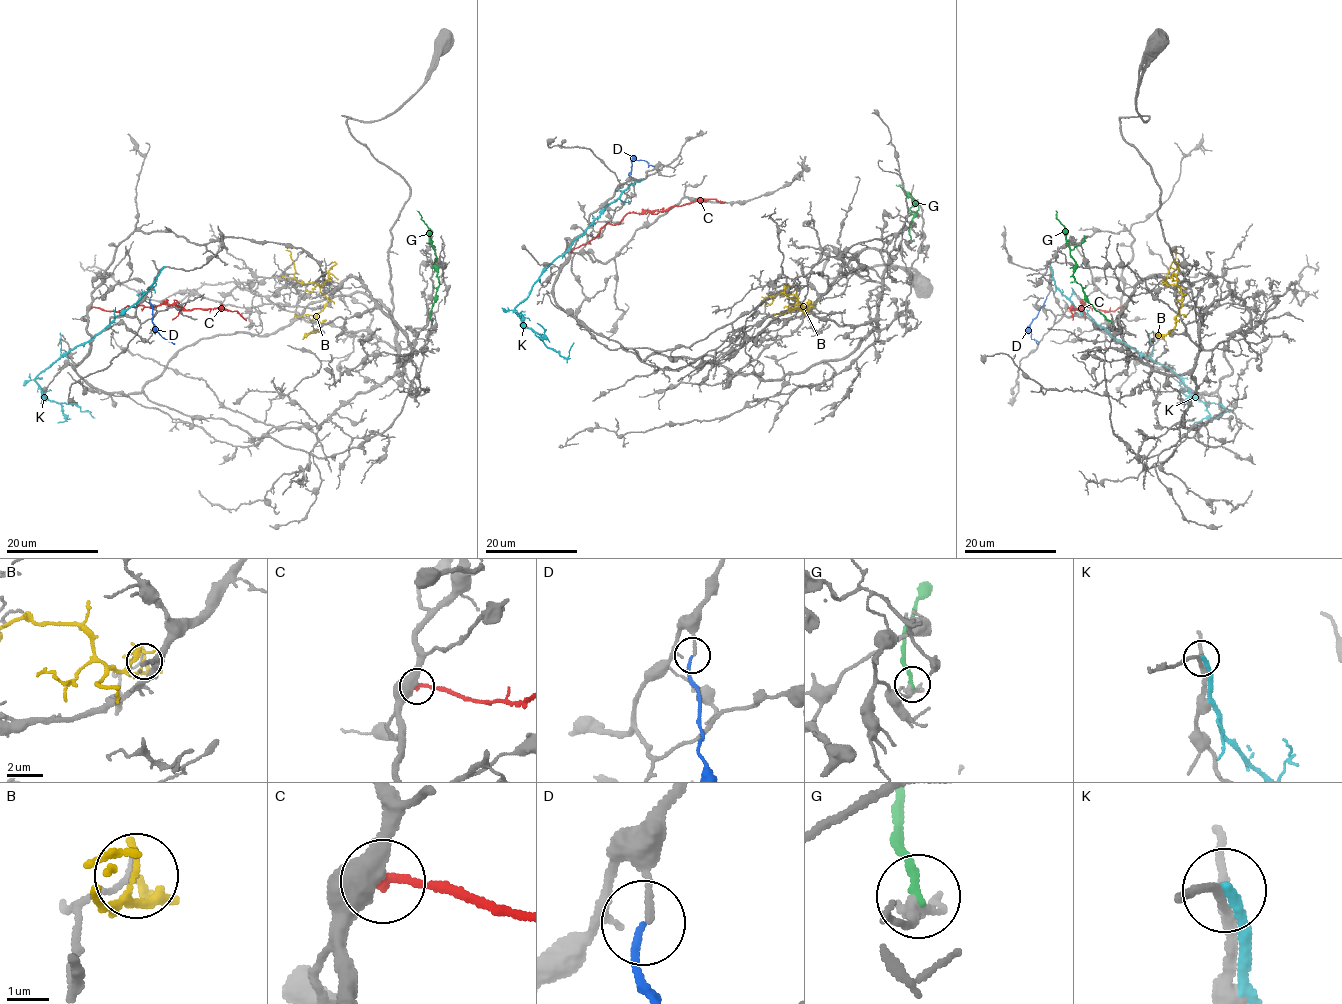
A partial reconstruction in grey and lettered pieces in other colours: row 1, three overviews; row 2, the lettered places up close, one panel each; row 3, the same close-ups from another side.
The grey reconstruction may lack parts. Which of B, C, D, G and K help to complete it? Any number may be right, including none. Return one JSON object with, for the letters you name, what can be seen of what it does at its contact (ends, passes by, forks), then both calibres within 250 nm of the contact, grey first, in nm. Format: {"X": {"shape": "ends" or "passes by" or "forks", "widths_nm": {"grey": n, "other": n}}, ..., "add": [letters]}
{"D": {"shape": "ends", "widths_nm": {"grey": 150, "other": 130}}, "add": ["D"]}

